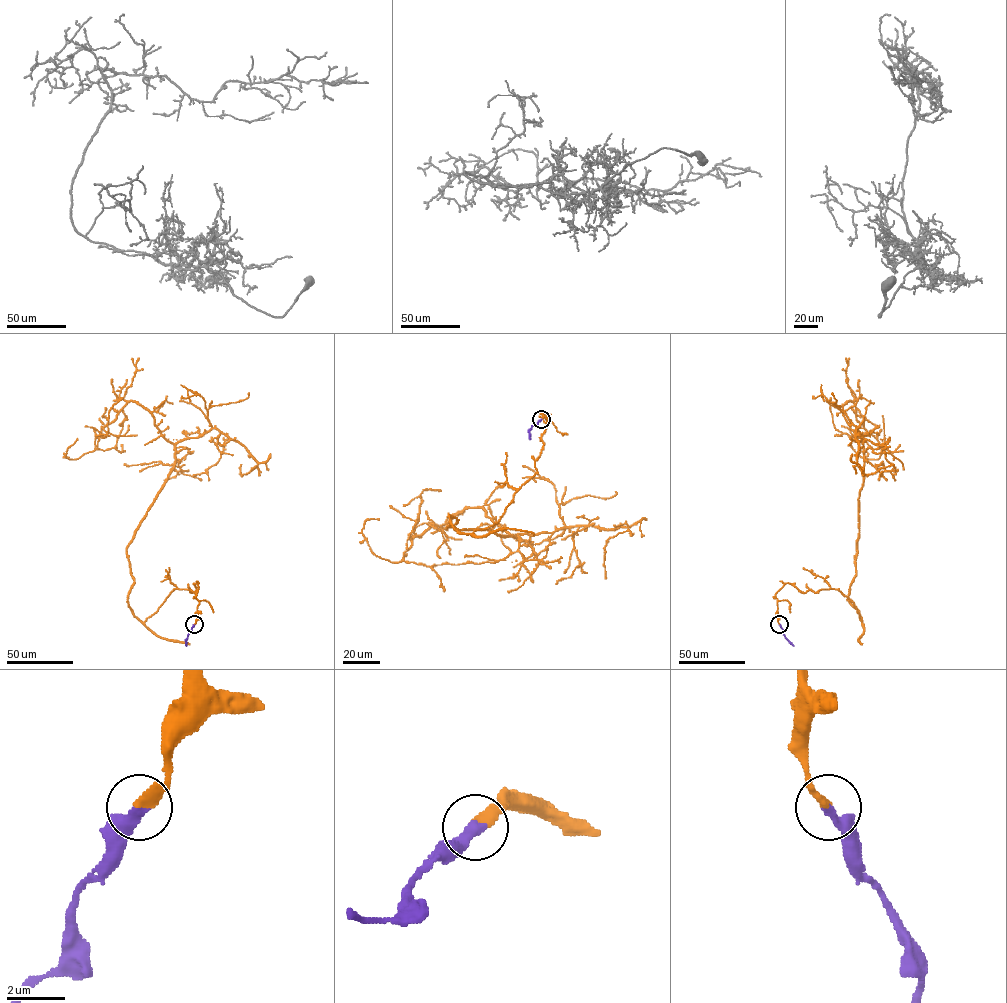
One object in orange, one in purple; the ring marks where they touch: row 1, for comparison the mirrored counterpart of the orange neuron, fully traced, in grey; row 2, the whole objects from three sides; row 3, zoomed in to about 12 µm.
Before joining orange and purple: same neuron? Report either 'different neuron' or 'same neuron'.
same neuron

